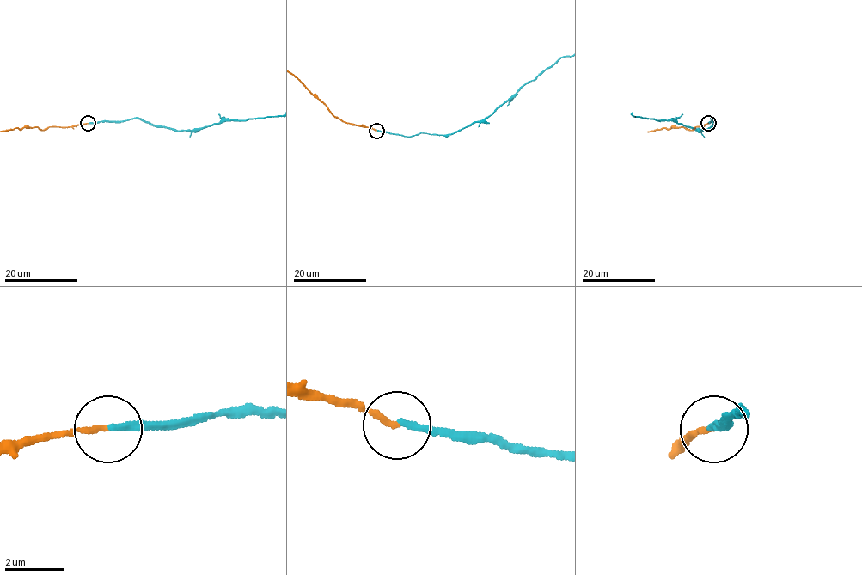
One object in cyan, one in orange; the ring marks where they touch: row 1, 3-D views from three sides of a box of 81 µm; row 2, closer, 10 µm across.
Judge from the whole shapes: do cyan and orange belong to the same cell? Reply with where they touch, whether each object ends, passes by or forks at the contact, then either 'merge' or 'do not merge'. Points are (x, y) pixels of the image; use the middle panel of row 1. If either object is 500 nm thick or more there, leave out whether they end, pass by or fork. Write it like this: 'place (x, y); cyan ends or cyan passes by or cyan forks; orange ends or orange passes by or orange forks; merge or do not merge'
place (376, 131); cyan ends; orange ends; do not merge

